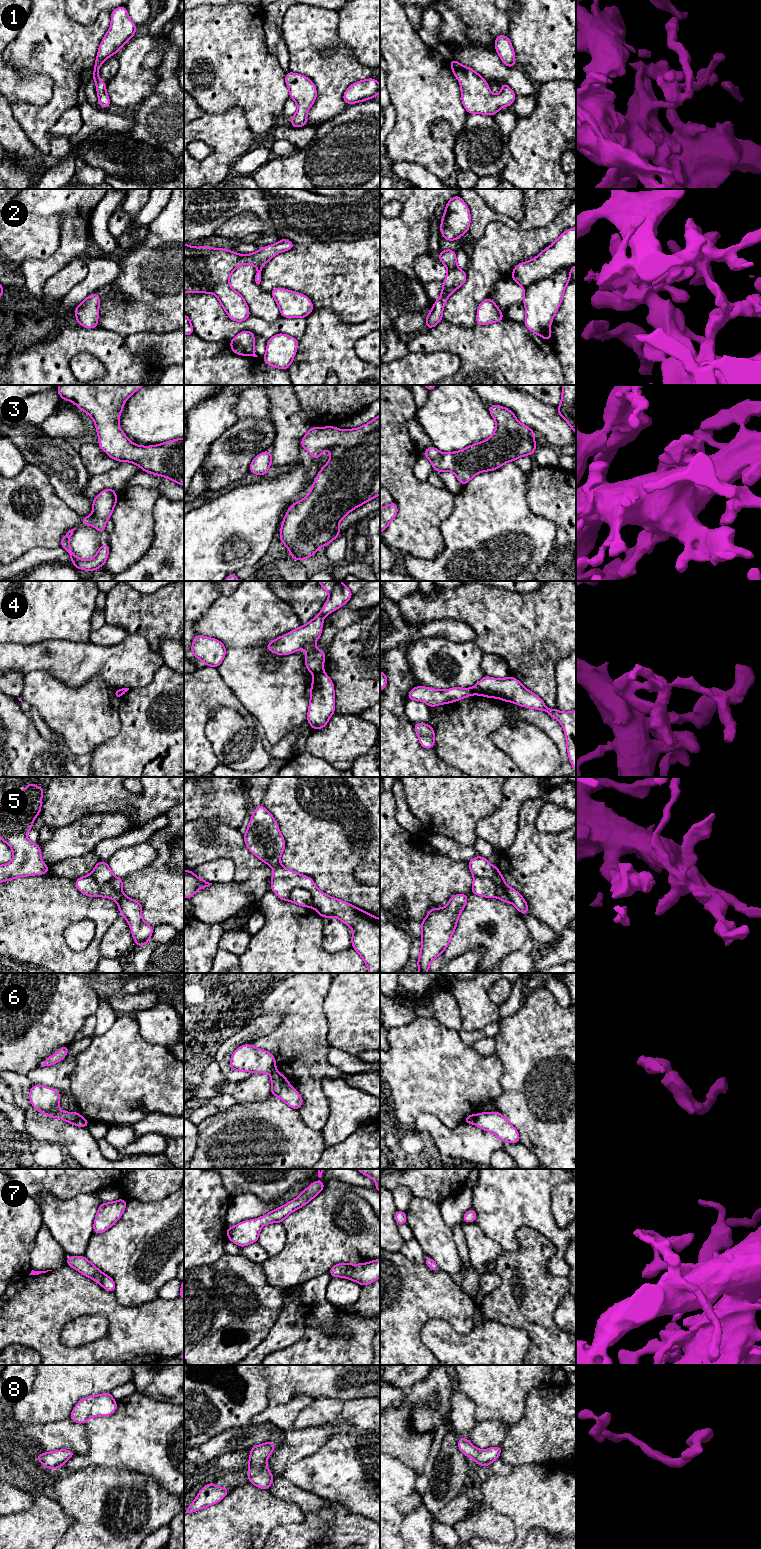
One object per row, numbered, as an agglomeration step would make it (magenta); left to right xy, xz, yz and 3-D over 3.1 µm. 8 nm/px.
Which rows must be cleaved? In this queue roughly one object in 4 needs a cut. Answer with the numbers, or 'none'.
4, 6

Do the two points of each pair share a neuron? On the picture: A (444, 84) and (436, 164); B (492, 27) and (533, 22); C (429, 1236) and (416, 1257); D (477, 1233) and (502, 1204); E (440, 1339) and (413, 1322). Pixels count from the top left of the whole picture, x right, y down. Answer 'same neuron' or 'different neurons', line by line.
A: same neuron
B: different neurons
C: different neurons
D: different neurons
E: different neurons

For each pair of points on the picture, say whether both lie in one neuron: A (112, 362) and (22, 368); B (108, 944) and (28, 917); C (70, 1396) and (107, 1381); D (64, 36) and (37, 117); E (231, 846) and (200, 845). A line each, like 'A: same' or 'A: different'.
A: same
B: different
C: same
D: same
E: same

